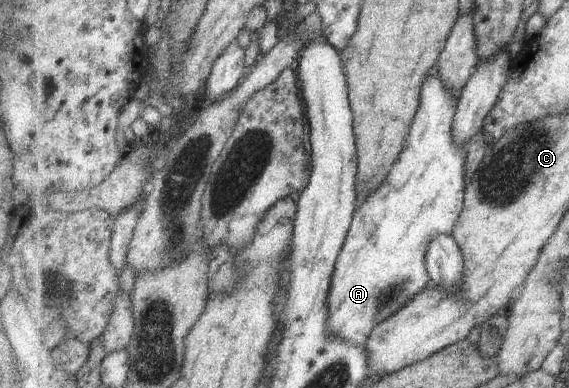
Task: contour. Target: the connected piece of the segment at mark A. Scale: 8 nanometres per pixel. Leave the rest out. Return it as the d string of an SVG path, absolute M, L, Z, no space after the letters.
M438 75L432 76L423 82L423 88L421 90L421 103L416 113L415 120L411 126L411 132L407 136L406 146L403 148L403 152L399 154L398 161L392 165L391 172L387 174L387 177L383 180L382 185L378 185L377 189L367 198L355 212L355 218L351 224L351 230L348 233L347 241L344 243L342 250L340 251L337 263L335 264L335 273L331 278L331 290L330 290L330 328L334 335L342 335L348 343L360 343L366 344L372 331L381 325L384 320L393 317L400 309L411 301L416 294L420 294L424 289L430 285L431 274L427 271L427 250L428 245L431 244L431 238L439 236L439 234L454 234L455 226L458 224L460 213L463 212L463 206L465 201L466 190L466 164L467 164L467 143L463 140L455 138L454 124L456 111L458 110L460 95L456 95L455 91L452 91L443 79L440 79Z

